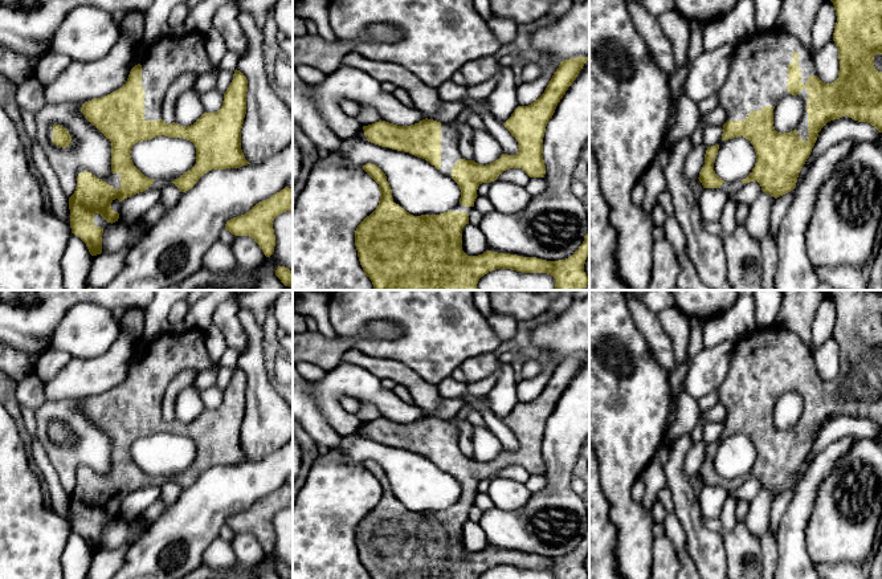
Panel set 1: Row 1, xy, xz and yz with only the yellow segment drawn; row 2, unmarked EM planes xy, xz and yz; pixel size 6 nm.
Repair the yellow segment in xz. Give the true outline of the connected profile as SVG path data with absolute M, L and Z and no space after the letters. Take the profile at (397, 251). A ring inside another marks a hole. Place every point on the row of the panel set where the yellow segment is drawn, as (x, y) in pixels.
M588 57L563 60L544 93L531 105L514 110L503 125L516 139L518 152L502 154L486 166L462 155L460 134L452 123L425 118L411 126L397 126L380 119L363 126L368 142L425 159L461 189L460 203L450 211L413 216L393 201L380 168L372 163L363 166L379 184L380 201L358 225L355 246L375 290L478 290L479 278L495 269L547 273L555 278L555 290L585 290L589 232L572 256L547 261L491 250L467 256L462 250L462 229L469 224L469 212L482 183L497 180L510 168L522 168L530 178L544 178L546 126L587 61Z

